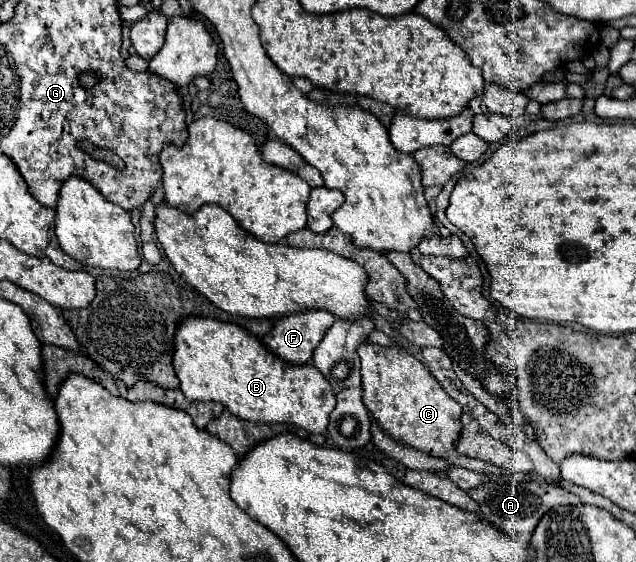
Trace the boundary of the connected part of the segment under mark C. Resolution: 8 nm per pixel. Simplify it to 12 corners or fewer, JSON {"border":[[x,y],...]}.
{"border":[[359,346],[363,404],[403,446],[455,450],[461,406],[417,358]]}

